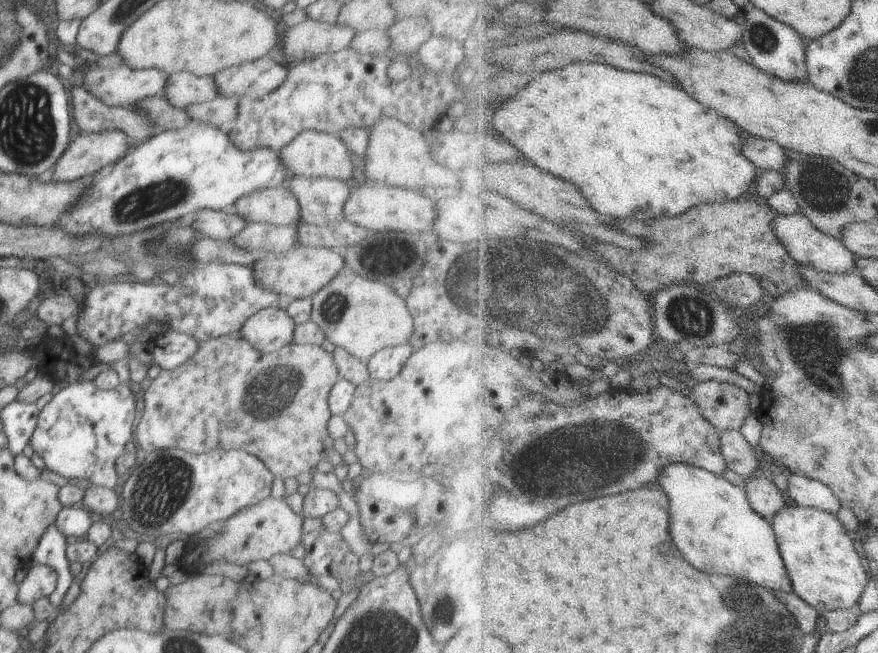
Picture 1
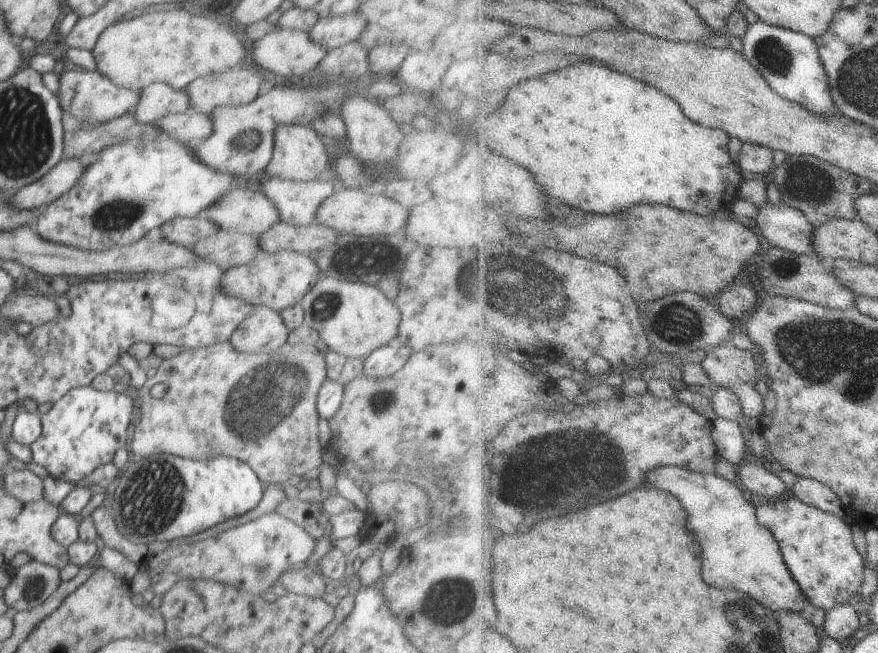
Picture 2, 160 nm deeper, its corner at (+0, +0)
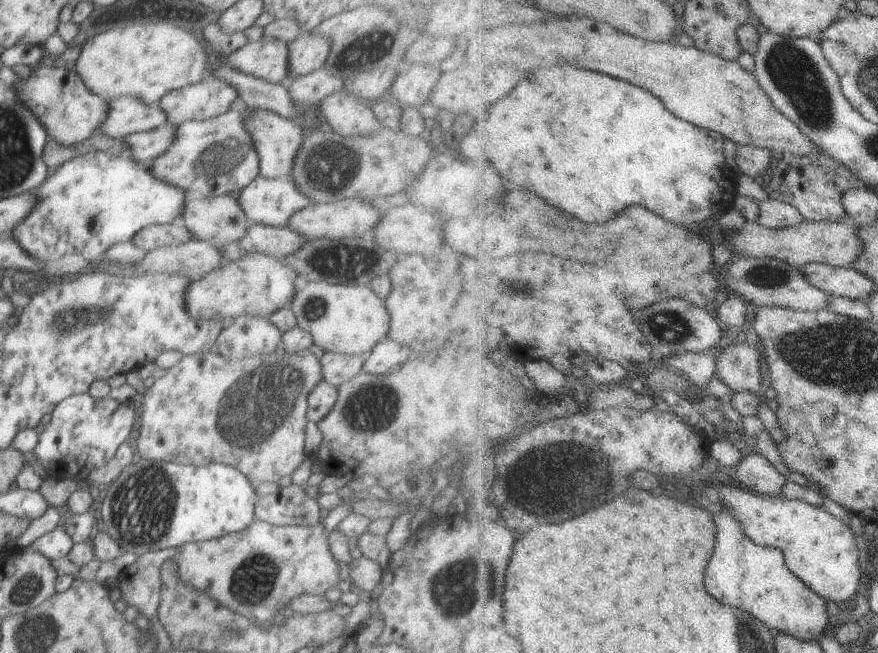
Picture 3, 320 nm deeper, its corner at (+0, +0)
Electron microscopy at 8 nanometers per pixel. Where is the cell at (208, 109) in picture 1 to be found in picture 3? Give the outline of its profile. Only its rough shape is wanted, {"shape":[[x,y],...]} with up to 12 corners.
{"shape":[[176,127],[125,136],[131,157],[148,167],[172,144]]}

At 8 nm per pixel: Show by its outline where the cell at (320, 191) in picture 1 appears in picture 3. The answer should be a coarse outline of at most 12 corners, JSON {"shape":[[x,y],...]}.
{"shape":[[254,177],[236,194],[249,222],[286,227],[311,199],[290,178]]}

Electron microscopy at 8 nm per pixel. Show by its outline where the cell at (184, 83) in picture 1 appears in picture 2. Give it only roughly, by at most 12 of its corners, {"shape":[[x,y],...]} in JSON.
{"shape":[[155,83],[140,92],[132,112],[155,123],[194,104],[186,88]]}

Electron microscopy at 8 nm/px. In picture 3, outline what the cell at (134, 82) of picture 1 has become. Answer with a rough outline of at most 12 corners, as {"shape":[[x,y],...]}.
{"shape":[[38,66],[16,96],[60,146],[95,141],[108,101],[69,66]]}

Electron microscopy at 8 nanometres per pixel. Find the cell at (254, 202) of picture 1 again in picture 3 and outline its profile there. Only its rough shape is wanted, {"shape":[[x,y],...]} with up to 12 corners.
{"shape":[[236,194],[189,197],[181,218],[193,240],[241,240],[251,223]]}

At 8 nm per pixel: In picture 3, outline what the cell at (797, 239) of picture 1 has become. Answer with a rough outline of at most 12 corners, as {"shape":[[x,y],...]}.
{"shape":[[769,198],[761,203],[758,222],[771,229],[804,224],[793,204]]}

